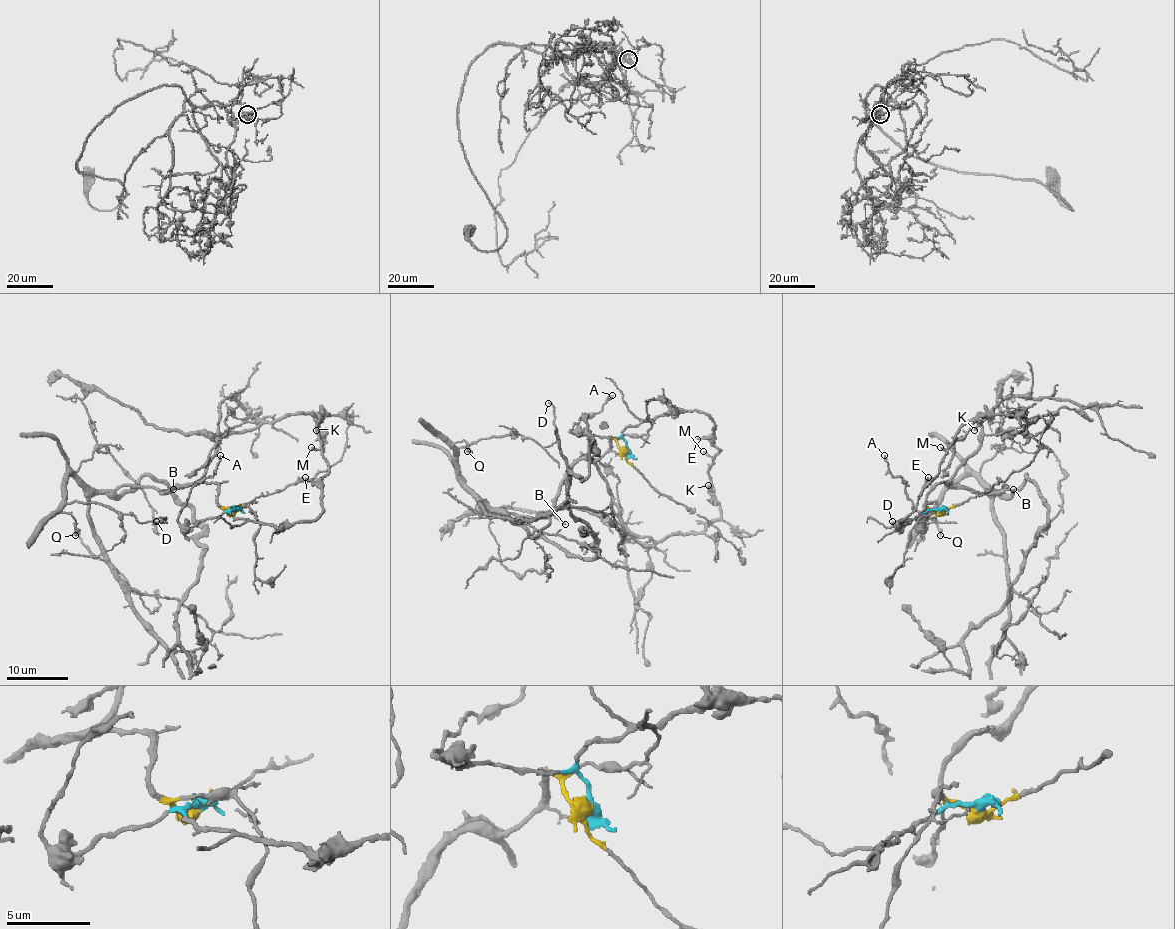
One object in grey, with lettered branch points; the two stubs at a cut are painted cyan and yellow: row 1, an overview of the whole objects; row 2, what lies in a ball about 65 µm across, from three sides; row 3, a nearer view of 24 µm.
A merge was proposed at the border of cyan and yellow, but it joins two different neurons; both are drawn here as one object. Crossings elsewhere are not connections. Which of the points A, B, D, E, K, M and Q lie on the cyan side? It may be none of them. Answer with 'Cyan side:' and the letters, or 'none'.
Cyan side: A, E, K, M

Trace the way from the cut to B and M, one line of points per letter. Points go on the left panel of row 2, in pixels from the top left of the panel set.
B: (234, 510), (225, 510), (218, 504), (217, 486), (212, 482), (188, 484), (161, 492), (174, 489)
M: (234, 510), (235, 518), (274, 526), (311, 521), (322, 512), (322, 478), (328, 472), (322, 452), (311, 447)

